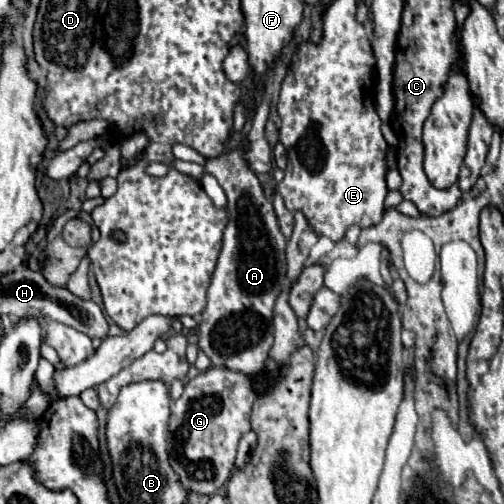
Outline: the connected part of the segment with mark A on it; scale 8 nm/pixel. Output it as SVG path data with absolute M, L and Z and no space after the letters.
M240 150L222 154L218 158L208 158L204 170L218 180L228 196L228 226L224 230L222 252L212 276L212 284L208 288L208 304L200 314L198 346L212 360L214 366L226 366L250 376L264 368L264 360L268 358L272 346L272 308L278 294L282 292L282 282L286 280L286 238L280 232L272 202L264 198L262 186L256 174L242 160Z

